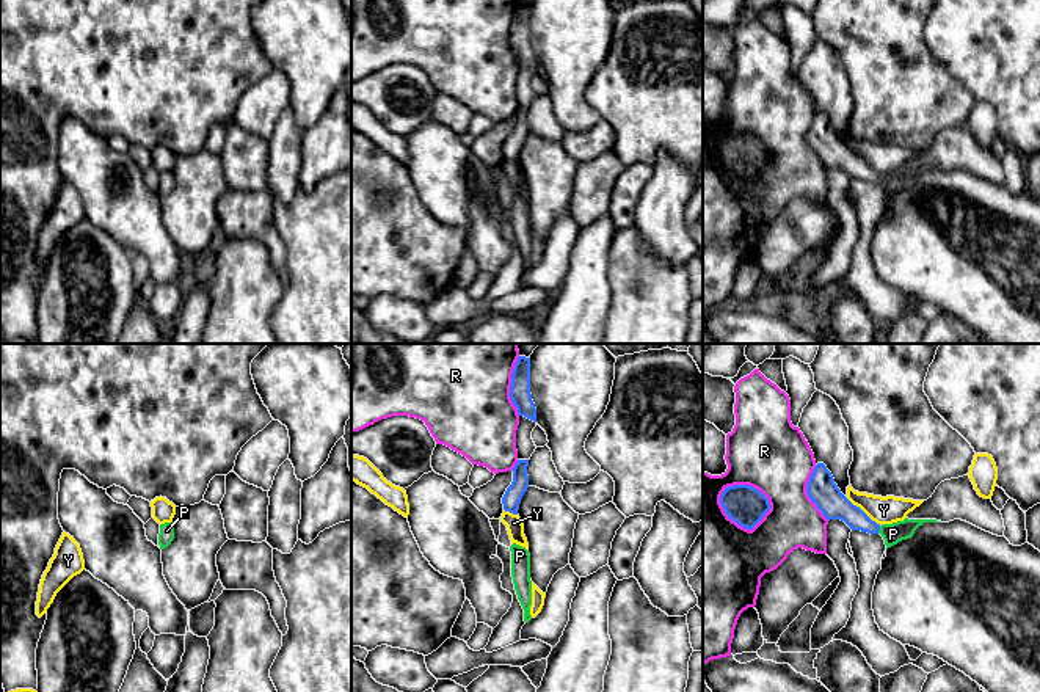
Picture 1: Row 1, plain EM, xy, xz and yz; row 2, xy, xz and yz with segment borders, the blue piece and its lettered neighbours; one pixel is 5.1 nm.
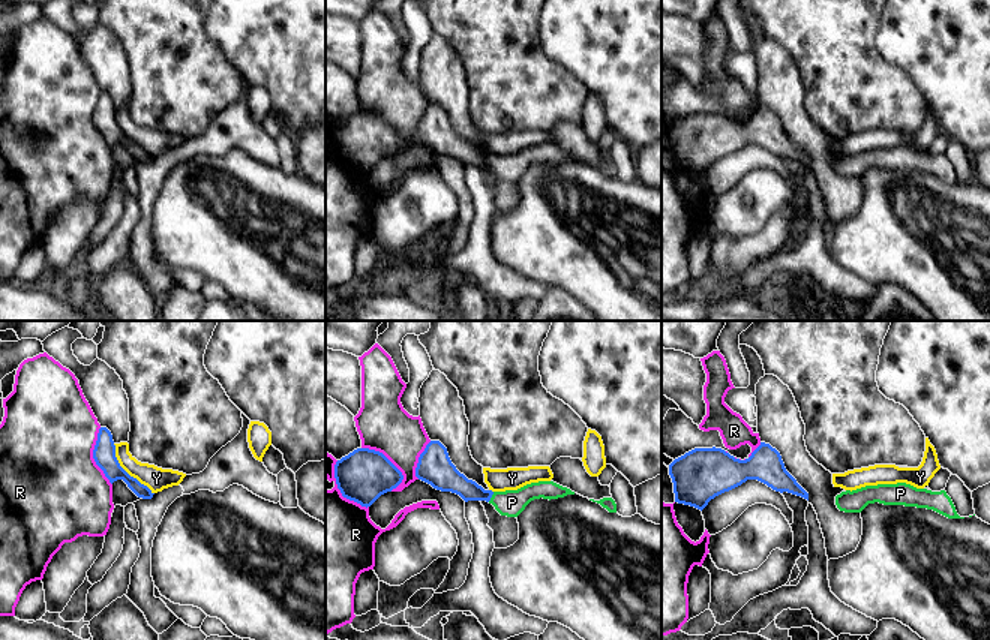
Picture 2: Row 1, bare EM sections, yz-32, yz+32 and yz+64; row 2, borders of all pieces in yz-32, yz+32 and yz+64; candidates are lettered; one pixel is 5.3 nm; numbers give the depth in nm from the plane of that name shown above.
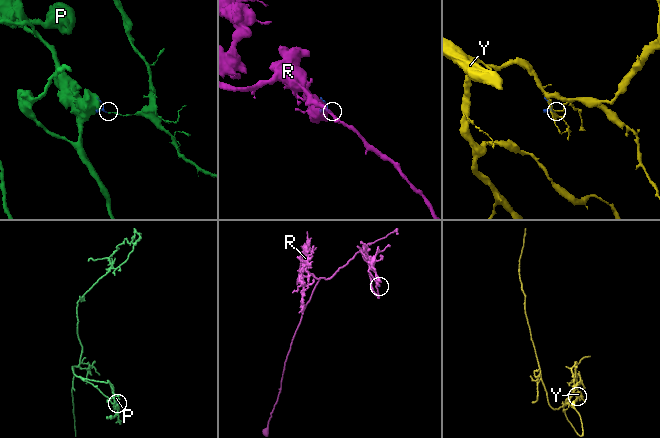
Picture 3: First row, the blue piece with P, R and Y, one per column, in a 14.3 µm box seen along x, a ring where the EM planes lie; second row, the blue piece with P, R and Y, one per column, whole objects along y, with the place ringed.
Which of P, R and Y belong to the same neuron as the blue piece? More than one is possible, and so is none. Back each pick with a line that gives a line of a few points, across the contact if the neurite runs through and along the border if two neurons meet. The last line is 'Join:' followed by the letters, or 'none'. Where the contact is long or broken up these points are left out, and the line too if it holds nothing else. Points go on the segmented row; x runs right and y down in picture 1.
P: line yz (836, 506), (857, 520), (879, 529), (893, 534)
Join: P

